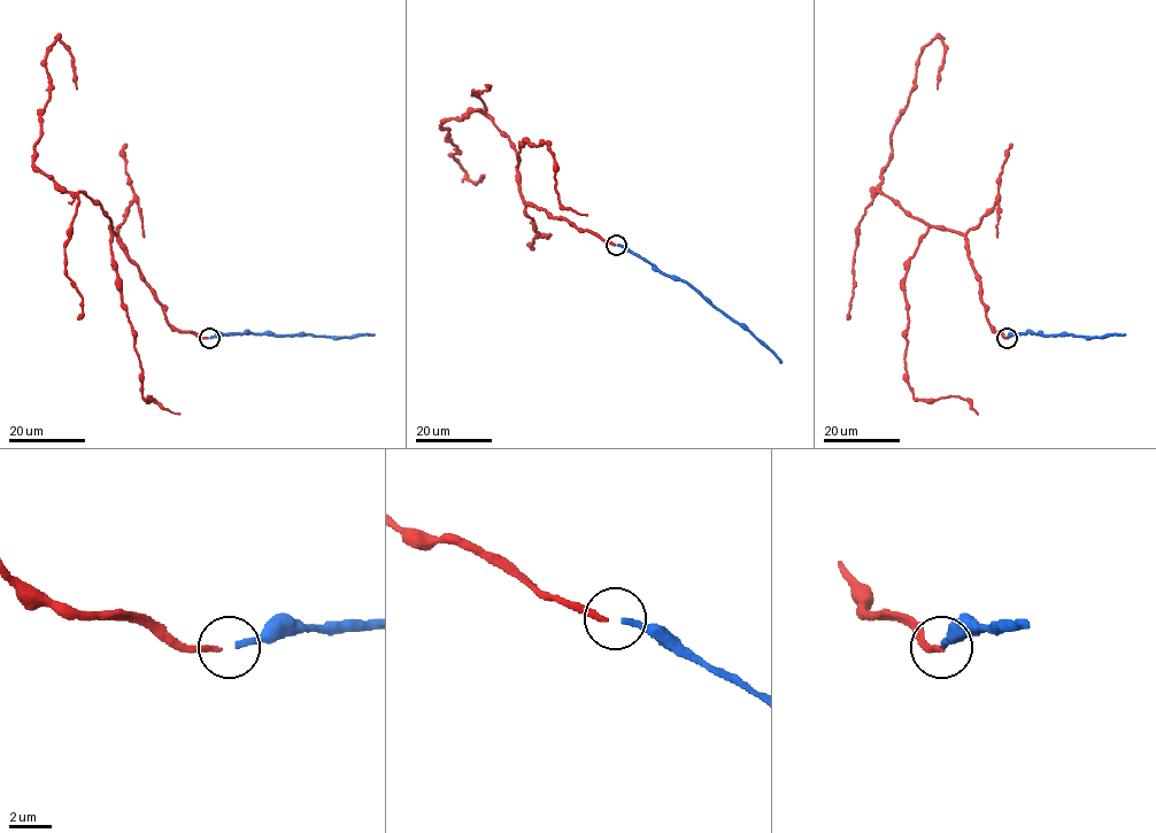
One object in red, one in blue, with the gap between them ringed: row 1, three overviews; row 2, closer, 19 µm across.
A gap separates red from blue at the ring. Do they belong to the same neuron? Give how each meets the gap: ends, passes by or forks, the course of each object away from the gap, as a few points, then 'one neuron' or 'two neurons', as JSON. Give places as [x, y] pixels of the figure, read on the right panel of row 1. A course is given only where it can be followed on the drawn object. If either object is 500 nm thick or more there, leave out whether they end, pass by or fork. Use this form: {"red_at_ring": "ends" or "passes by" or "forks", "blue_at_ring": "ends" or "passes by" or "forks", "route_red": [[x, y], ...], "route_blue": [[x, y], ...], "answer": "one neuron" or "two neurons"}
{"red_at_ring": "ends", "blue_at_ring": "ends", "route_red": [[1007, 338], [988, 322], [966, 239], [873, 192], [918, 56], [939, 37], [938, 89]], "route_blue": [[1007, 338], [1026, 333], [1125, 334]], "answer": "one neuron"}

